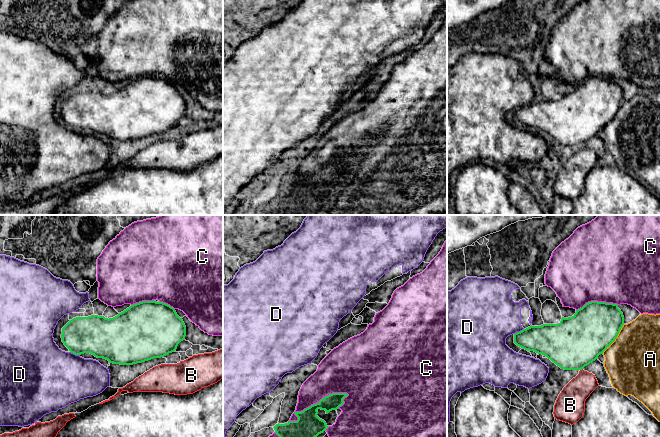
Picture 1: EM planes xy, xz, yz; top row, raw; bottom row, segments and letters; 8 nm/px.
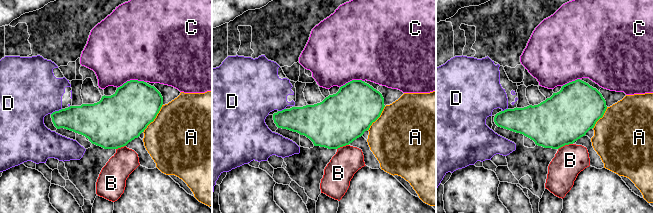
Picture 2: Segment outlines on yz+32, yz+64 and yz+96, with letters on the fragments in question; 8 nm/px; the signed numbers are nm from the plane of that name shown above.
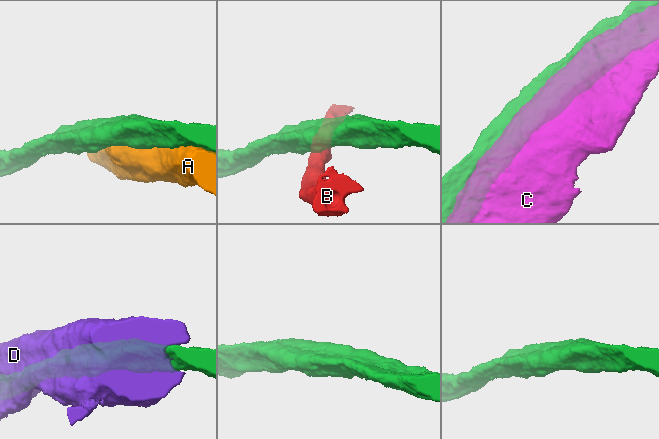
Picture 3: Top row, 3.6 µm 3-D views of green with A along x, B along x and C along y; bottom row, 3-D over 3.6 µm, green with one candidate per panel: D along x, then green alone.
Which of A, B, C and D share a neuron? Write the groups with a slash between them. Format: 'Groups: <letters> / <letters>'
Groups: A / B / C / D

